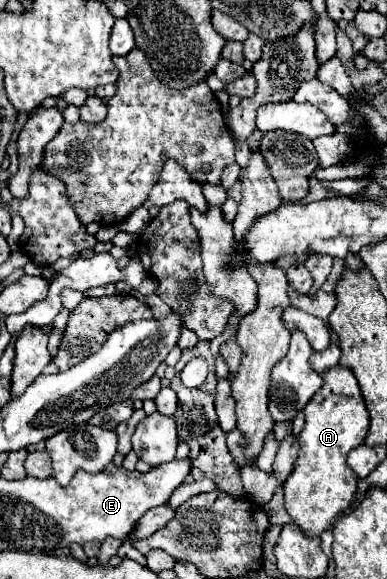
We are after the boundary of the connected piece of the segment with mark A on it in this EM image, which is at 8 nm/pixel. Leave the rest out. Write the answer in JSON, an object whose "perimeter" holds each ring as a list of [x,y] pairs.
{"perimeter":[[[335,365],[323,373],[323,385],[305,405],[305,427],[299,435],[299,457],[289,479],[283,483],[285,509],[305,535],[319,537],[331,527],[331,521],[351,505],[357,475],[345,463],[347,453],[365,441],[369,429],[369,413],[351,369]]]}

